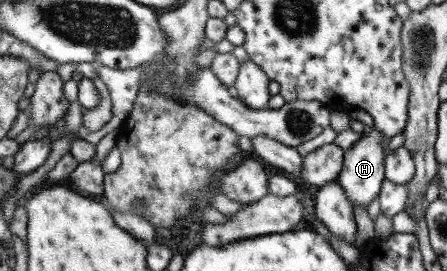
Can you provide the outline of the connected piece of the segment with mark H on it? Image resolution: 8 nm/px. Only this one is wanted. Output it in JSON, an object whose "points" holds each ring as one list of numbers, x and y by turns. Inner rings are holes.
{"points":[[375,125,372,130,365,128,363,137,355,145,346,149,344,168,337,179,345,188,354,208,367,207,375,197,379,197,383,182,386,180,385,160,388,150,385,150,383,145,387,144,389,138,383,132,380,132]]}

